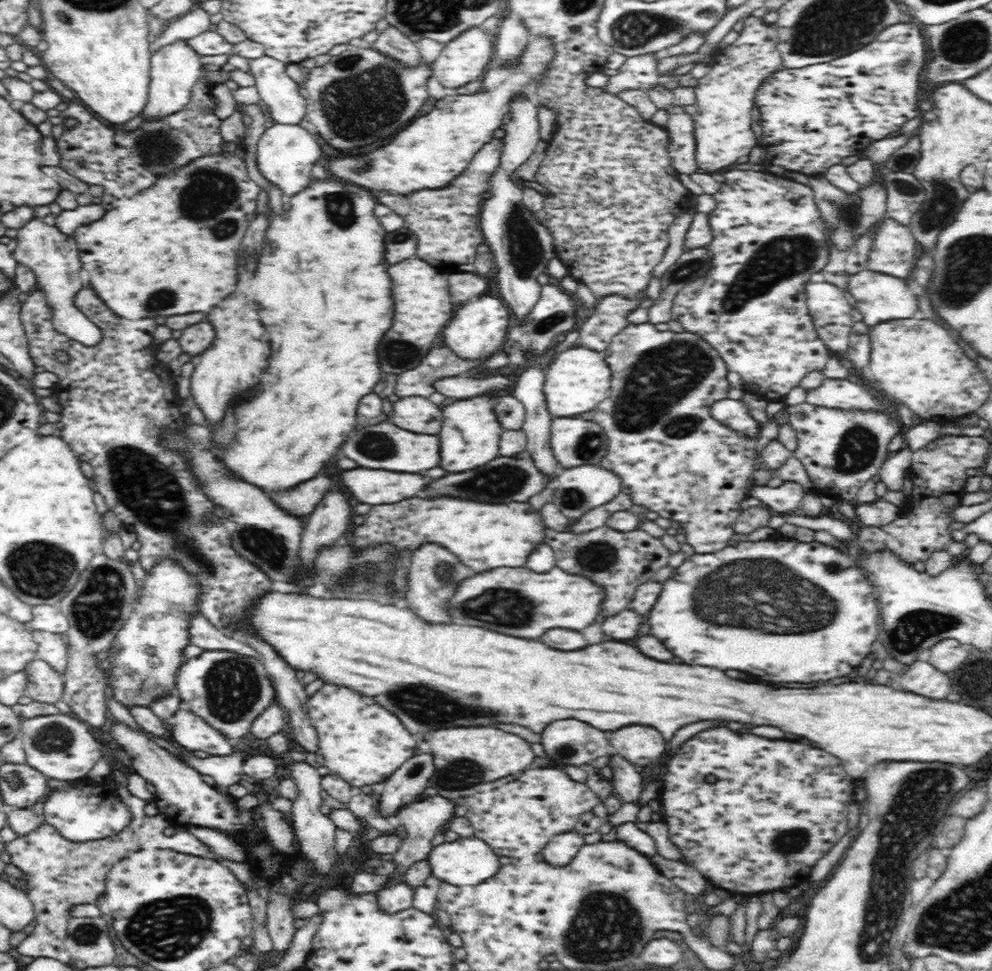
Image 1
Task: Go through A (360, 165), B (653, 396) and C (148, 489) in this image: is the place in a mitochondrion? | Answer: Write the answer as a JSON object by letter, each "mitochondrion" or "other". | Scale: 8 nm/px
{"A":"mitochondrion","B":"mitochondrion","C":"mitochondrion"}

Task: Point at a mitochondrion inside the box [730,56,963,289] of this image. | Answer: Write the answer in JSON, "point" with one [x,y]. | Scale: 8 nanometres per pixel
{"point":[935,210]}

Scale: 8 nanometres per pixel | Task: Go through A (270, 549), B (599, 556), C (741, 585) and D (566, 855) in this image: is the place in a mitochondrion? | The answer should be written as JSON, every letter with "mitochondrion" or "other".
{"A":"mitochondrion","B":"mitochondrion","C":"mitochondrion","D":"other"}

